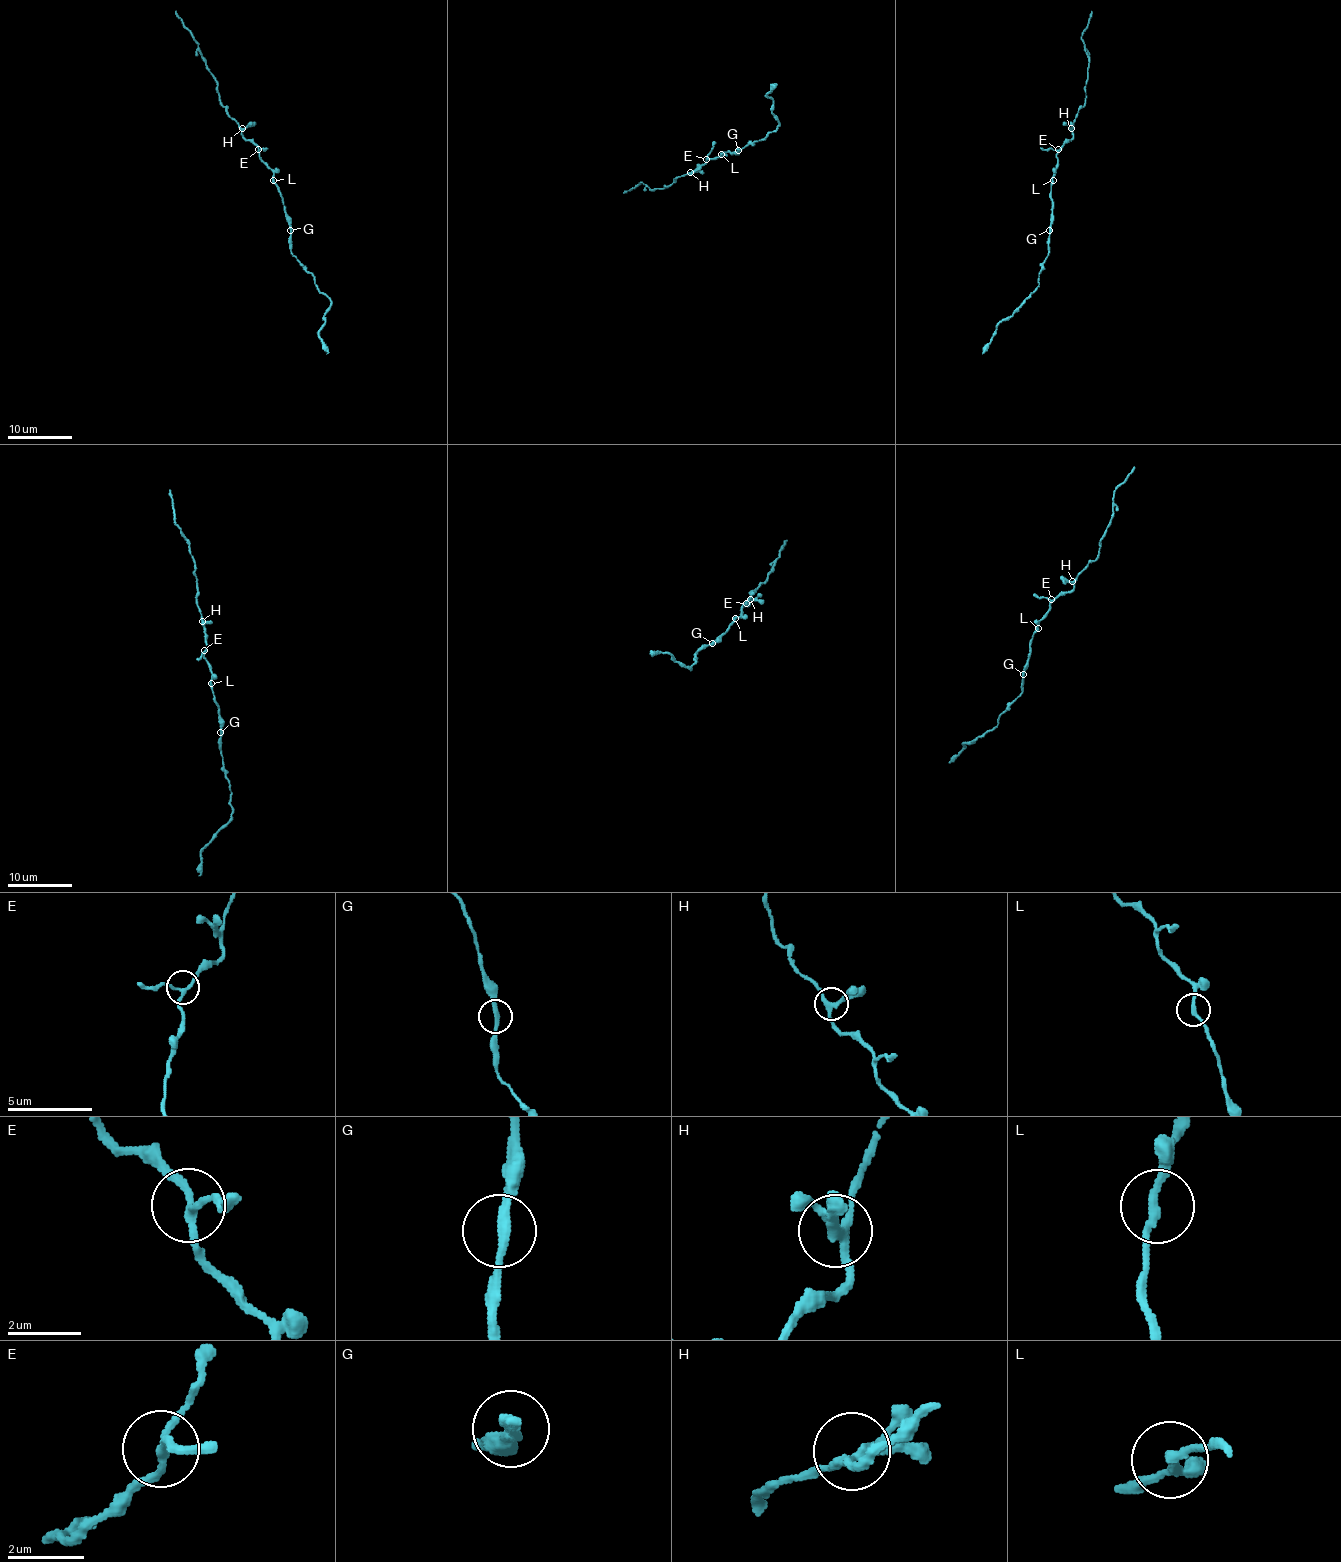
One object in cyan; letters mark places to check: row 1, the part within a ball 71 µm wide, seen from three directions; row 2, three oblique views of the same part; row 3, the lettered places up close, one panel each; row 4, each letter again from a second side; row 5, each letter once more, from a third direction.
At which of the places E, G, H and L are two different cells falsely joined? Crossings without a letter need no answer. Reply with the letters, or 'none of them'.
none of them

